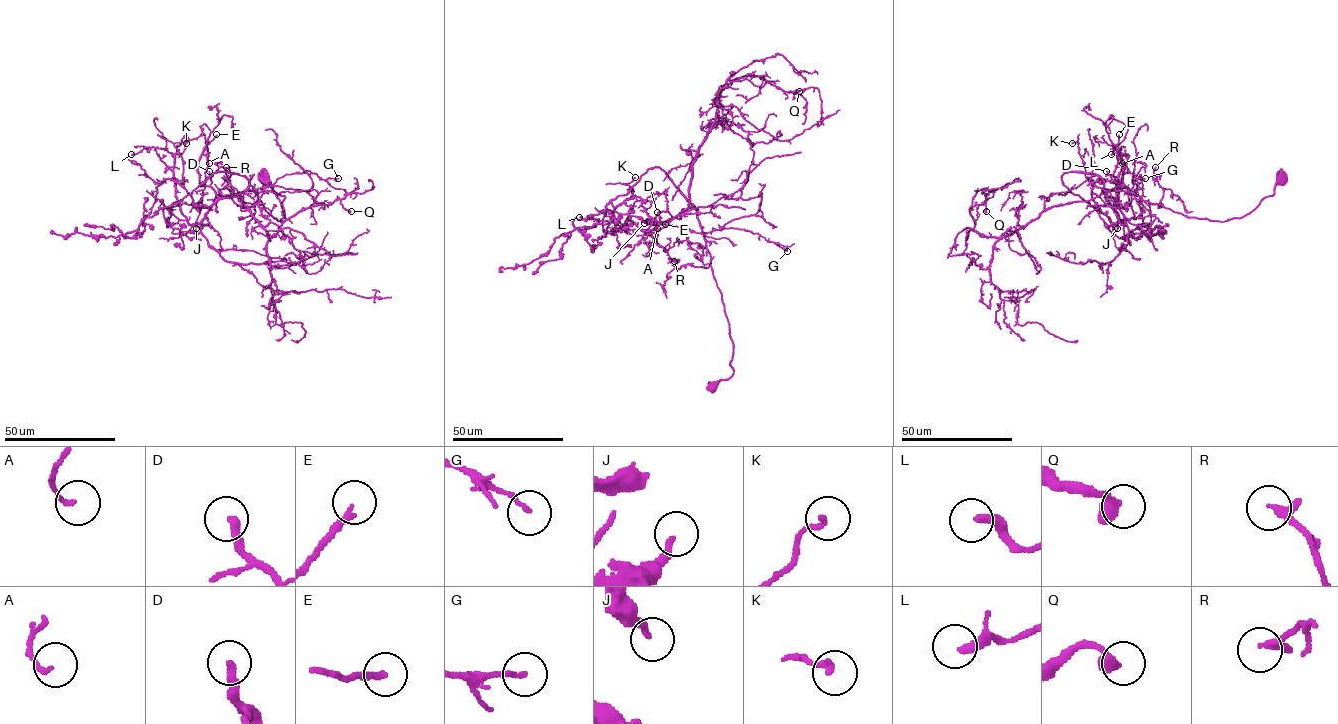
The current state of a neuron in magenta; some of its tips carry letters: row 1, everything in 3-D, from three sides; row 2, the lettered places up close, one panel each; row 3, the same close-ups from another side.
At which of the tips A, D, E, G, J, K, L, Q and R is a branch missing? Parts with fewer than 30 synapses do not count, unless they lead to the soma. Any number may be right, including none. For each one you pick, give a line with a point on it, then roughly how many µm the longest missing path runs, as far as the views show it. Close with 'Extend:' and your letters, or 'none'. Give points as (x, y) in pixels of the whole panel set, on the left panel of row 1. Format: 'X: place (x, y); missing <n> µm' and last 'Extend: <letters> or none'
D: place (209, 171); missing 30 µm
E: place (216, 134); missing 25 µm
Extend: D, E

